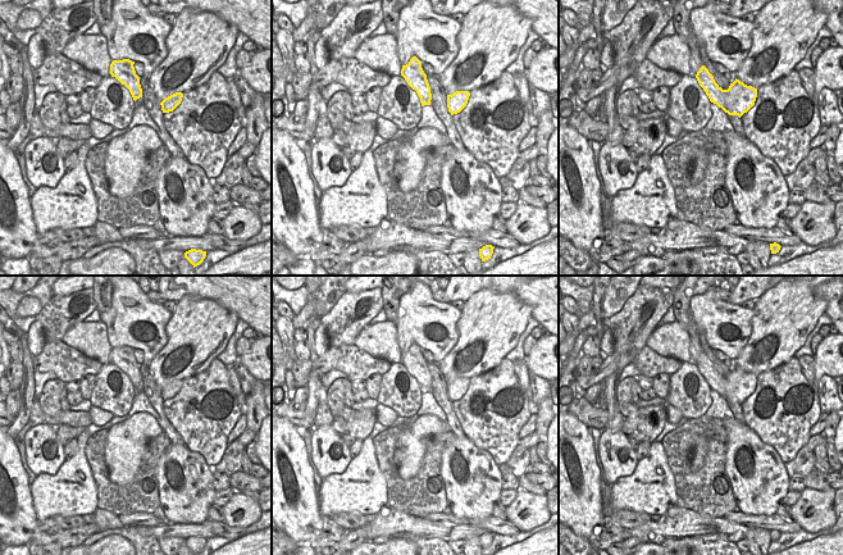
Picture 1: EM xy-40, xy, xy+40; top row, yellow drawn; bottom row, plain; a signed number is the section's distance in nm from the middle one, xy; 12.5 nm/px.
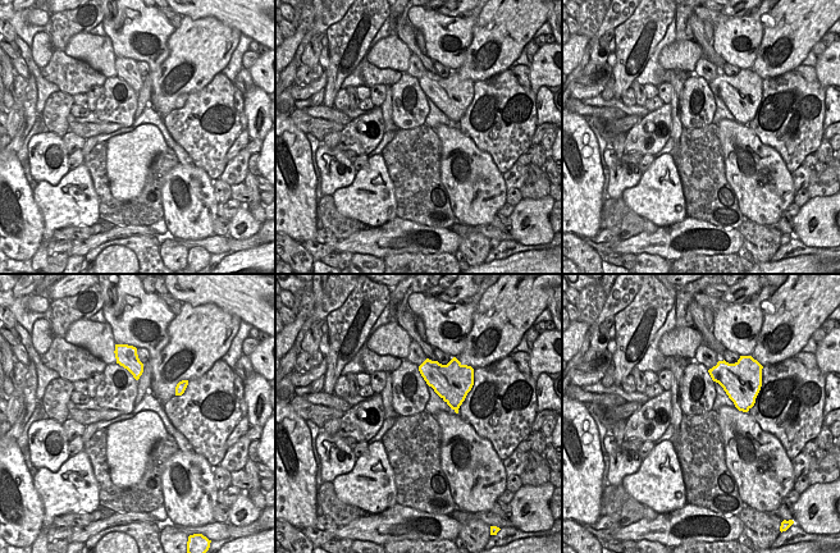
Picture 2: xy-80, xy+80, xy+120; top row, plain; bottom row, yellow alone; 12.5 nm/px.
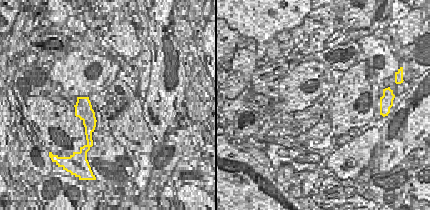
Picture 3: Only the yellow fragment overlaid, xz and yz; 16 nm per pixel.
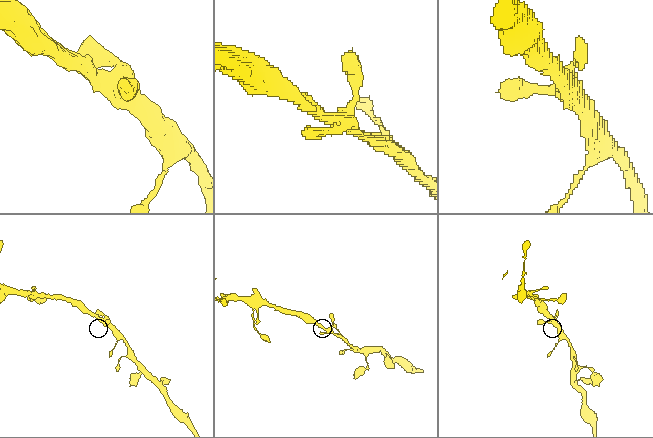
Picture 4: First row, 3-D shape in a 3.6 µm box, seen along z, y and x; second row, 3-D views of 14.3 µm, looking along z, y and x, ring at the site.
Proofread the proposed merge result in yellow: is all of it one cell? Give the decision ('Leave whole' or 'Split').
Leave whole

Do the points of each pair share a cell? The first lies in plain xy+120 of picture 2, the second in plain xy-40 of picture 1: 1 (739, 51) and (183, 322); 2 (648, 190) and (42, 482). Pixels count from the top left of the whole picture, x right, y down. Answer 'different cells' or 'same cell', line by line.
1: different cells
2: same cell

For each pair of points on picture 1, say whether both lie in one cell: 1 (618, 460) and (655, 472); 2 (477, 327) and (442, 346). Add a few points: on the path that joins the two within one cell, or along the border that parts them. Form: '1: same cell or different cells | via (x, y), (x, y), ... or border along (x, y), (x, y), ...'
1: different cells | border along (638, 460), (630, 474), (620, 476), (613, 483)
2: different cells | border along (461, 310), (456, 323), (458, 341), (440, 360)

